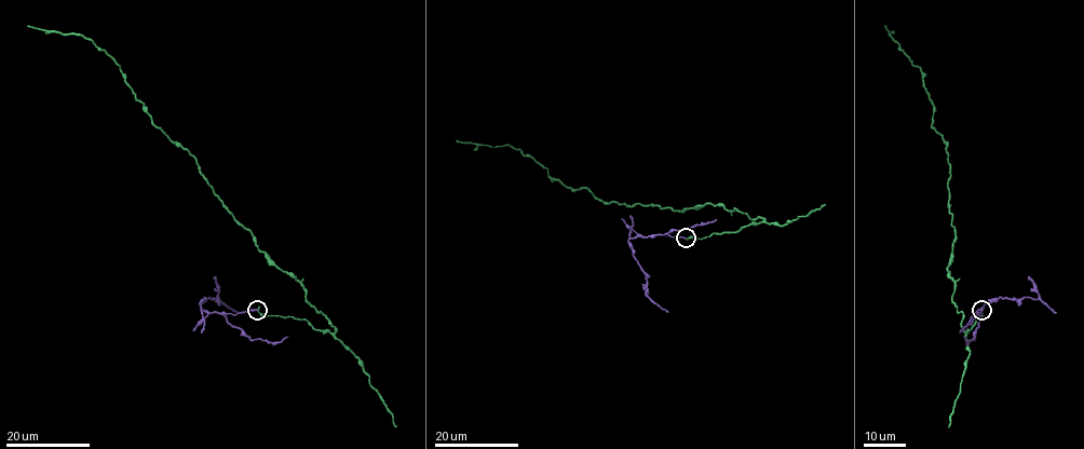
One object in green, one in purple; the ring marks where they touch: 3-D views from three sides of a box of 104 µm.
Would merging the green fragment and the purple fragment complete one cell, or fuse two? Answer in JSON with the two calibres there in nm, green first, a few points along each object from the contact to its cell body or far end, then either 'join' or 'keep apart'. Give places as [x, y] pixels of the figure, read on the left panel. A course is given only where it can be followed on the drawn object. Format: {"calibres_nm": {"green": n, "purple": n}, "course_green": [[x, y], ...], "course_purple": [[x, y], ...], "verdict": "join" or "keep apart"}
{"calibres_nm": {"green": 280, "purple": 170}, "course_green": [[257, 309], [335, 331], [303, 286], [258, 249], [197, 160], [156, 126], [104, 50], [27, 26]], "course_purple": [[257, 310], [235, 314], [206, 312], [200, 304], [204, 298], [217, 299], [240, 312]], "verdict": "keep apart"}

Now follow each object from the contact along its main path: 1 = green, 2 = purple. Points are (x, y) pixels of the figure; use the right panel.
1: (983, 309), (966, 334), (948, 271), (954, 229), (947, 144), (932, 126), (923, 75), (884, 26)
2: (983, 310), (986, 304), (1001, 298), (1038, 299), (1056, 312)

